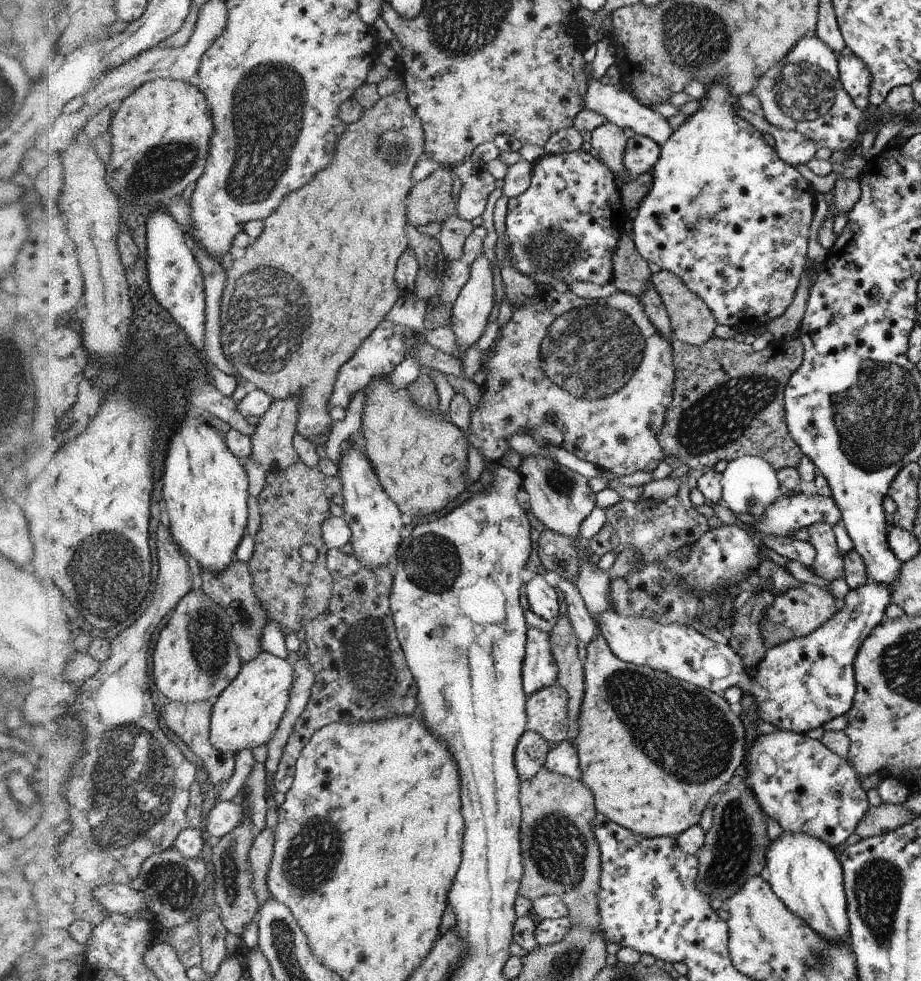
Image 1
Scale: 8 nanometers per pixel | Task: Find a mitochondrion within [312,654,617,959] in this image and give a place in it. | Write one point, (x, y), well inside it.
(558, 850)

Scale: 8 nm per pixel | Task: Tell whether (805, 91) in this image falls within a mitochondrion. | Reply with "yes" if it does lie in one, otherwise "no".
yes

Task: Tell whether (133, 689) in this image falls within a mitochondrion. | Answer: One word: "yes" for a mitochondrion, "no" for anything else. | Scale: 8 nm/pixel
no

